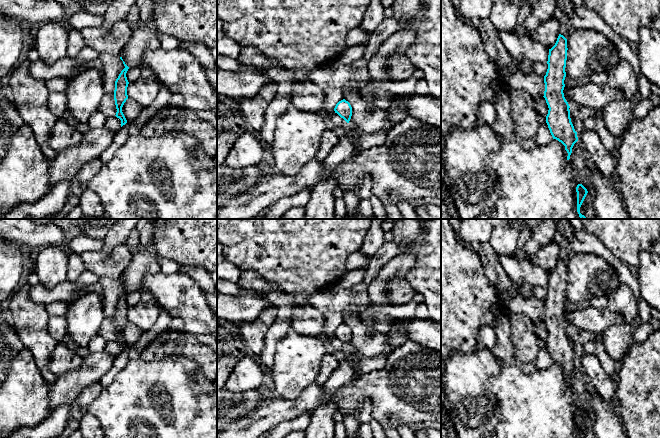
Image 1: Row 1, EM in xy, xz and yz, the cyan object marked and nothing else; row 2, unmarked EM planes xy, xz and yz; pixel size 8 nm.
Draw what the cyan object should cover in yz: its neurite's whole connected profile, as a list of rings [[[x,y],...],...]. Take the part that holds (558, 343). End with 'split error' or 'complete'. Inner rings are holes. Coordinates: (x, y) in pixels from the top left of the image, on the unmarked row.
[[[559,258],[555,269],[549,273],[548,293],[544,300],[544,322],[548,329],[546,347],[553,363],[565,370],[570,383],[572,372],[578,365],[577,356],[570,342],[570,330],[564,321],[565,291],[567,284],[567,263]]]; complete

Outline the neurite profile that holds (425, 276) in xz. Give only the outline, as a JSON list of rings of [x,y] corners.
[[[426,219],[423,227],[425,233],[414,244],[413,251],[417,256],[413,267],[404,278],[424,297],[424,303],[435,322],[441,323],[441,219]]]

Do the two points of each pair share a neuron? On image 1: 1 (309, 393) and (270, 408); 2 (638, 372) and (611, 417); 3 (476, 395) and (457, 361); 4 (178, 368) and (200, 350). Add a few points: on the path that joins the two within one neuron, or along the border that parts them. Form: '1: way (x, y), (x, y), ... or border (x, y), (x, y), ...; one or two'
1: way (302, 403), (296, 409), (280, 409); one
2: border (616, 404), (622, 423); two
3: way (468, 387), (465, 384), (465, 374), (461, 369); one
4: border (167, 356), (183, 355), (190, 358), (205, 376); two

